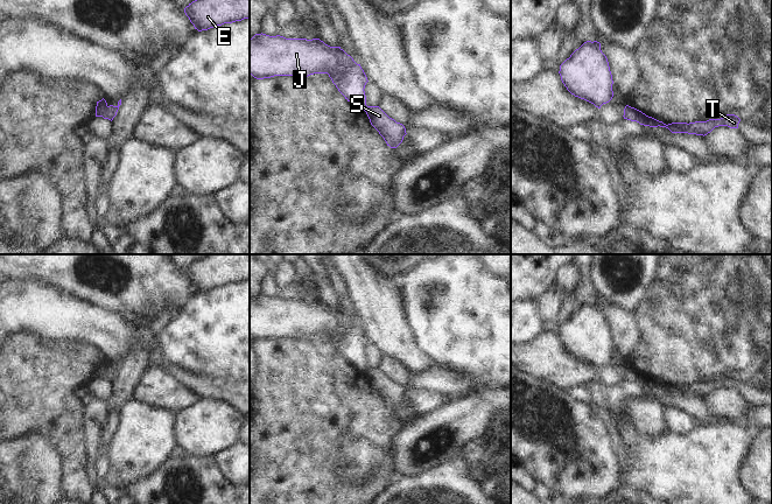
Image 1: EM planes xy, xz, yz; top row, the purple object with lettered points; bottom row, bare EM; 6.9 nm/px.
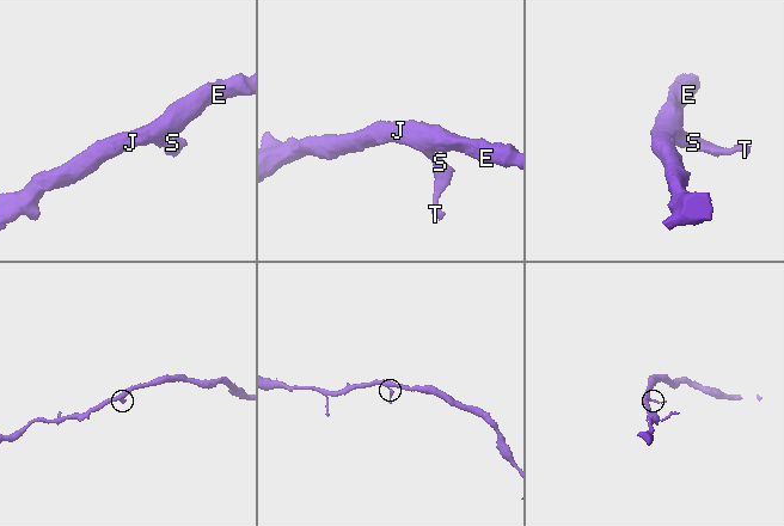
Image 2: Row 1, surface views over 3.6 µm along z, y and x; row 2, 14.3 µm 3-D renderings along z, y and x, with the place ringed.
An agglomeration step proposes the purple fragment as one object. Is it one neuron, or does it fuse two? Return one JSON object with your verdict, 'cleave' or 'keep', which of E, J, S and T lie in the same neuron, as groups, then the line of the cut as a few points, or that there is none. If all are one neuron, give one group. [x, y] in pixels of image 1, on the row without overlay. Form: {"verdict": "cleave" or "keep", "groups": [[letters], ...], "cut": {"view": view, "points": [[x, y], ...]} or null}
{"verdict": "cleave", "groups": [["E", "J"], ["S", "T"]], "cut": {"view": "xy", "points": [[107, 368], [100, 377]]}}

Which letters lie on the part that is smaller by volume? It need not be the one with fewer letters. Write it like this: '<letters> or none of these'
S, T

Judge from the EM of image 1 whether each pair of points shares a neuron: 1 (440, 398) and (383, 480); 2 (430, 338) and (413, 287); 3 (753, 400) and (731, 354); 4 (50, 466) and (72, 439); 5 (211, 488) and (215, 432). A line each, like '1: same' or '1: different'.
1: different
2: same
3: different
4: different
5: different

